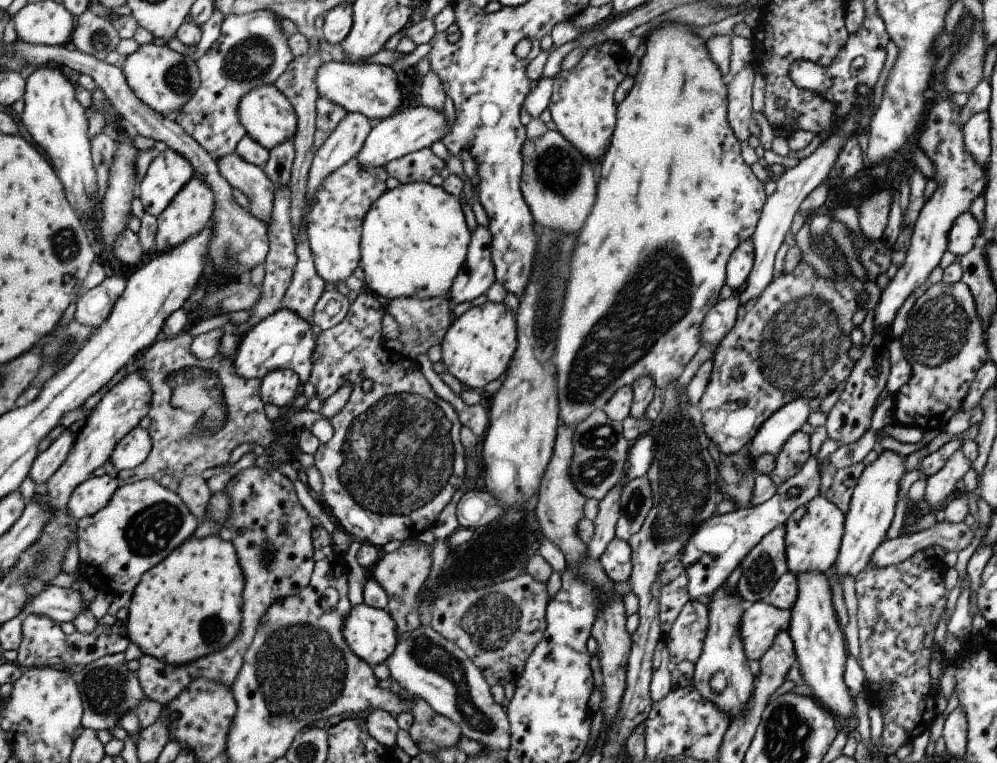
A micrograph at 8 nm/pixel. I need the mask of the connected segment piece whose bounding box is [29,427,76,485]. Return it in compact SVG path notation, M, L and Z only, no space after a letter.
M68 427L63 430L60 435L43 453L38 453L34 459L29 476L38 483L46 482L57 468L62 466L66 460L72 445L74 444L76 434L74 434Z

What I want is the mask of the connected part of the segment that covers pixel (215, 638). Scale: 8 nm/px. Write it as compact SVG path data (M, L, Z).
M223 534L208 535L203 539L192 536L161 563L145 572L135 586L129 604L129 616L125 621L129 640L137 644L144 655L168 665L188 665L208 657L227 647L241 632L244 587L245 574L232 541Z

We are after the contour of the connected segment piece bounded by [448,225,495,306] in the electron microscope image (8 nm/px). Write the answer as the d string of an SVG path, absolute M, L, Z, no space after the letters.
M478 225L474 232L471 231L466 260L448 294L453 306L461 302L472 302L474 298L487 294L487 290L495 281L492 240L491 232L481 225Z

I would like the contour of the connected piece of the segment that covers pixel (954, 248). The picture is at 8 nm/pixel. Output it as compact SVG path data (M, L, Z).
M962 213L948 233L947 250L958 257L970 252L981 238L980 224L970 213Z

